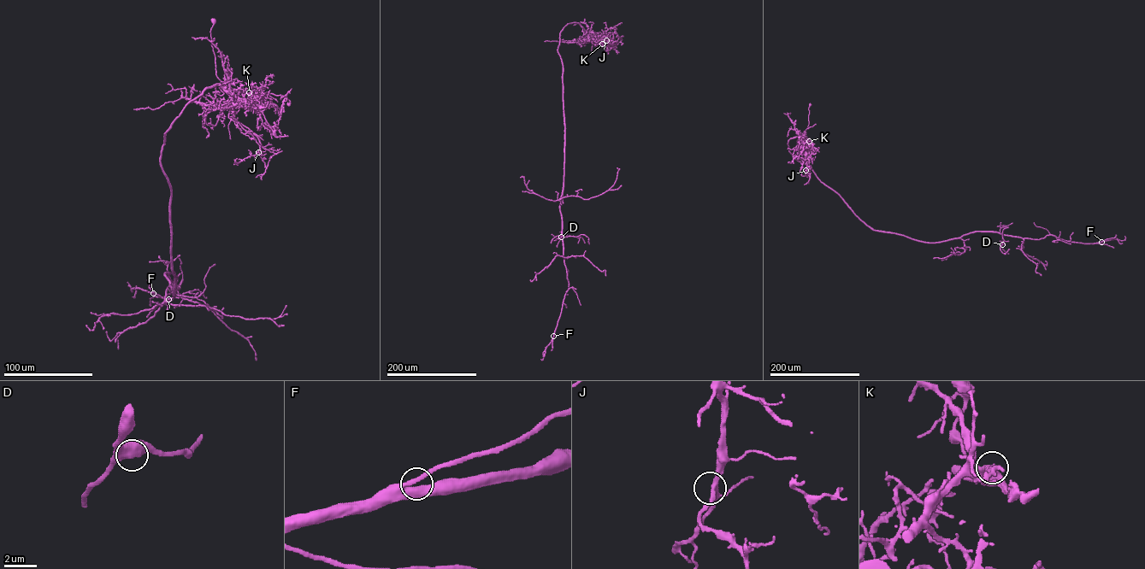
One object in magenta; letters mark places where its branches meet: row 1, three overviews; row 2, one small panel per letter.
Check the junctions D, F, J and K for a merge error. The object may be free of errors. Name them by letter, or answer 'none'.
K

